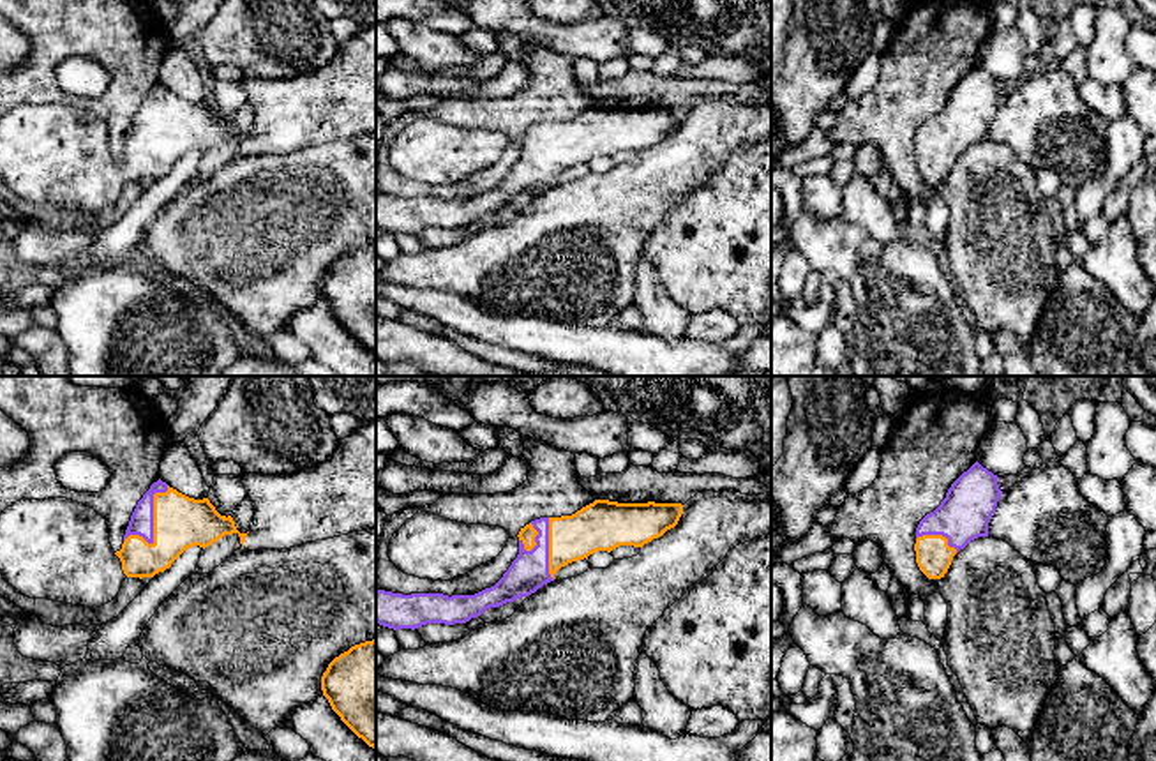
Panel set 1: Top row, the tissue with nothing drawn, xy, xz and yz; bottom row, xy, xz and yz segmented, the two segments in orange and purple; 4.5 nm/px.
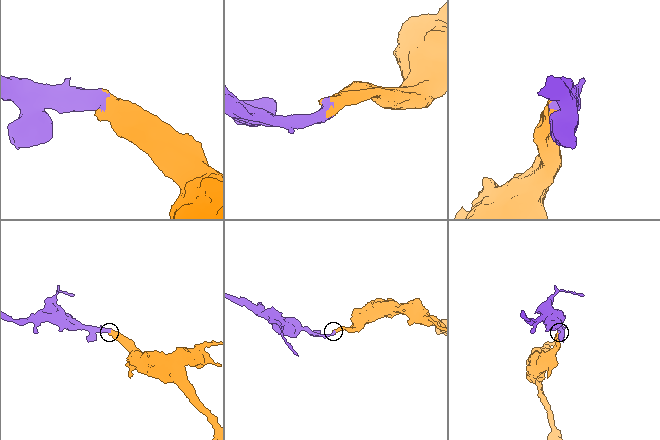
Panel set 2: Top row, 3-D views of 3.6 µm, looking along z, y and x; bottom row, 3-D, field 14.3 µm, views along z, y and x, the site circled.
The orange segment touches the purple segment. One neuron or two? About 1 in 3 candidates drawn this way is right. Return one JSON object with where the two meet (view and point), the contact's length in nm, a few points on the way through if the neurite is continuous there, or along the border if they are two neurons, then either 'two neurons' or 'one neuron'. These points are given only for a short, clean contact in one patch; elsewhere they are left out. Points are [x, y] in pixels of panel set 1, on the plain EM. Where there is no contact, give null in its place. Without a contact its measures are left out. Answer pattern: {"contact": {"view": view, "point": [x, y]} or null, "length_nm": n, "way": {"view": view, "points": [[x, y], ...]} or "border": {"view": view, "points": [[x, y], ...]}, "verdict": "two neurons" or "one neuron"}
{"contact": {"view": "xy", "point": [154, 129]}, "length_nm": 320, "way": {"view": "xy", "points": [[179, 126], [154, 129], [142, 126]]}, "verdict": "one neuron"}

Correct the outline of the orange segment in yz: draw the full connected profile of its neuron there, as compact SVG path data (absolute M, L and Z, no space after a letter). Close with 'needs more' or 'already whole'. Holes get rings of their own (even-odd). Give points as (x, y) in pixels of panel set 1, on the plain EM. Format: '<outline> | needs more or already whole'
M978 65L948 94L941 109L916 132L916 168L928 184L941 184L953 161L978 141L988 141L988 125L1002 99L997 79Z | needs more

